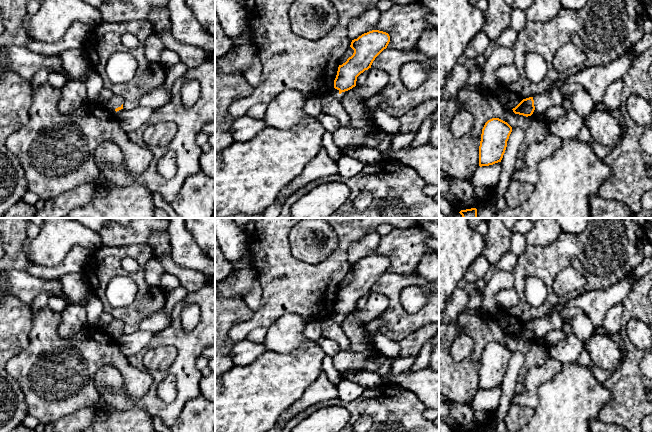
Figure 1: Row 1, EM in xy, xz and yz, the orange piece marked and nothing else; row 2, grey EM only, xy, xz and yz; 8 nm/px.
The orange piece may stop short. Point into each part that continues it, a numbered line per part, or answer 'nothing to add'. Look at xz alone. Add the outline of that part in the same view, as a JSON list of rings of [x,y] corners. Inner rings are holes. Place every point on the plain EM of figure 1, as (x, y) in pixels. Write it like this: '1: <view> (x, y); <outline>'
1: xz (335, 316); [[[333,312],[333,314],[332,314],[332,318],[333,318],[334,321],[335,321],[337,324],[339,324],[340,326],[342,326],[343,322],[344,322],[344,320],[345,320],[345,318],[346,318],[346,316],[347,316],[347,315],[342,316],[342,317],[340,318],[340,317],[339,317],[339,314],[337,314],[337,313],[335,313],[335,312]]]

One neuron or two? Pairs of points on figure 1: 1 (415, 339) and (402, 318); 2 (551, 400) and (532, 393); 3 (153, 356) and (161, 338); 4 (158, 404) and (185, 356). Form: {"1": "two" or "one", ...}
{"1": "two", "2": "two", "3": "two", "4": "one"}

